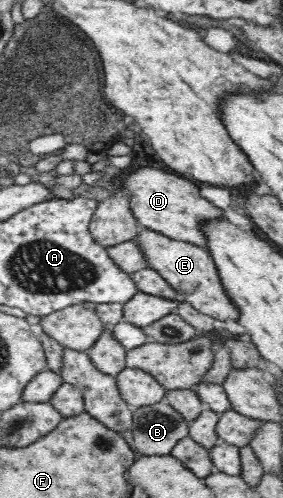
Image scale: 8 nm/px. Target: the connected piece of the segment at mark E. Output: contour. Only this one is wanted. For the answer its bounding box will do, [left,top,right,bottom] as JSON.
[134,230,239,322]

